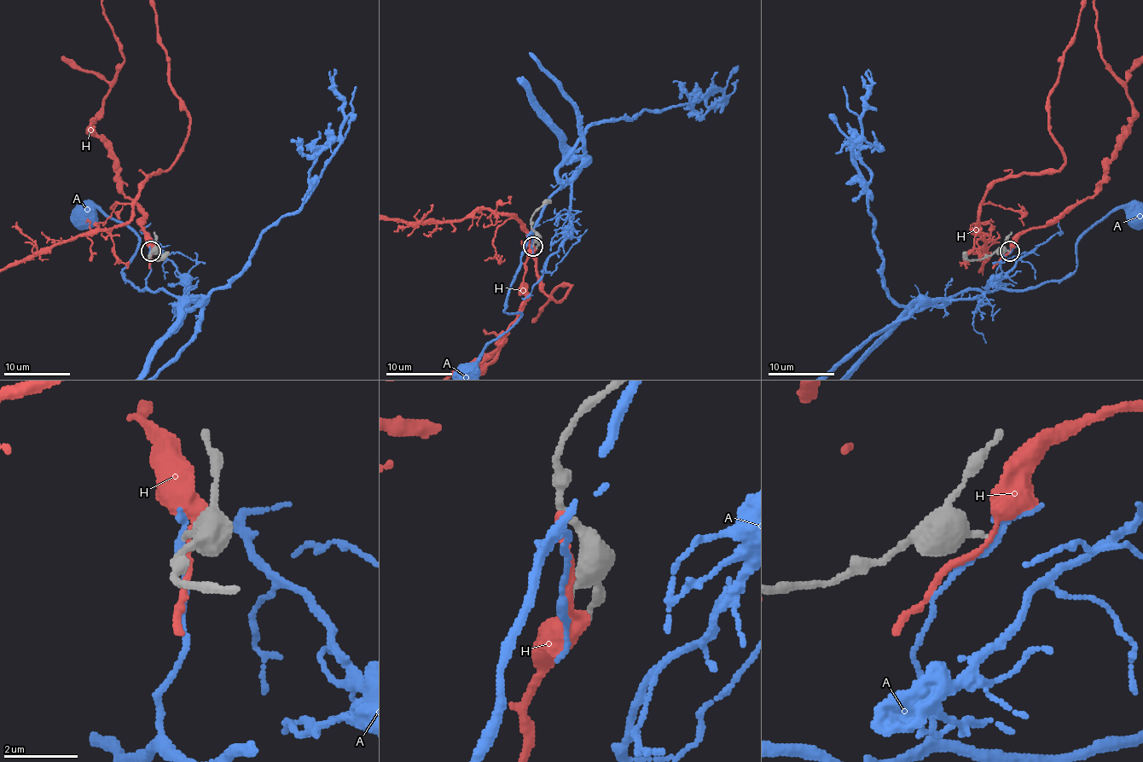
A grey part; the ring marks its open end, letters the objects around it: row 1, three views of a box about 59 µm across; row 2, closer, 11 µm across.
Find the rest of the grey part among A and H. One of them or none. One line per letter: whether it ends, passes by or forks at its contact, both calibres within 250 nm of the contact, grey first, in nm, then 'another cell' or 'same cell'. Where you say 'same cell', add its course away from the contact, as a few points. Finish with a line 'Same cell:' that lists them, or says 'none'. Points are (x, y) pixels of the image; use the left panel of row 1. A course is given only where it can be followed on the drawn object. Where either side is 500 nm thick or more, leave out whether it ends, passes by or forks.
A: it passes by; calibres 260 and 180 nm; another cell
H: it passes by; calibres 260 and 220 nm; another cell
Same cell: none

